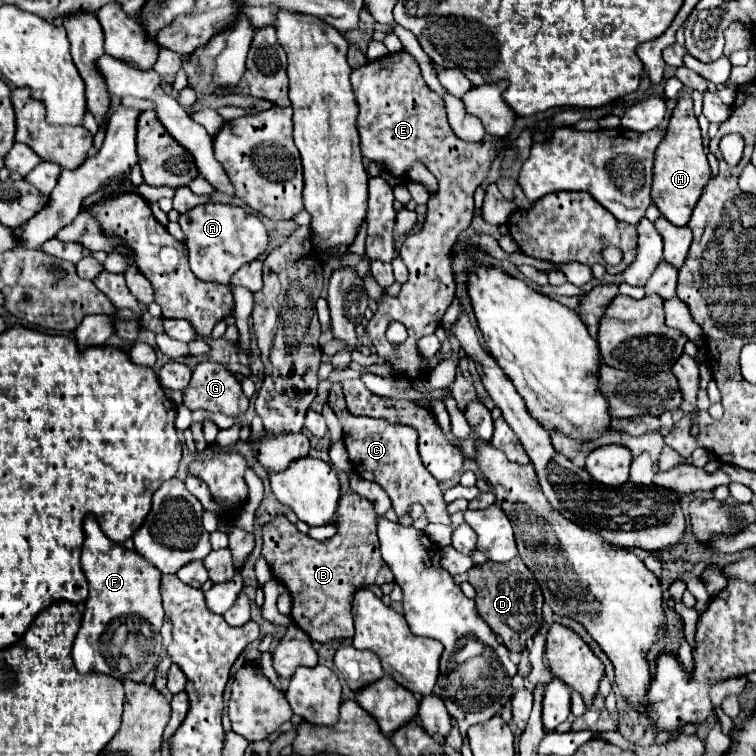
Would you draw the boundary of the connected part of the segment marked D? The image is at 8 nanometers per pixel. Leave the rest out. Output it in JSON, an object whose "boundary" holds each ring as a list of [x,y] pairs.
{"boundary":[[[516,557],[510,563],[486,561],[484,565],[474,565],[468,571],[468,583],[476,589],[474,601],[480,617],[502,639],[502,643],[510,651],[520,653],[522,649],[526,649],[530,639],[542,625],[542,591],[524,561]]]}

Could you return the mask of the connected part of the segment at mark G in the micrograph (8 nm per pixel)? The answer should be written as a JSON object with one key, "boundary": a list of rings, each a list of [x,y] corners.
{"boundary":[[[204,361],[194,367],[182,397],[190,411],[204,409],[210,413],[240,417],[248,409],[248,397],[242,393],[240,381],[226,369],[226,365],[214,361]]]}

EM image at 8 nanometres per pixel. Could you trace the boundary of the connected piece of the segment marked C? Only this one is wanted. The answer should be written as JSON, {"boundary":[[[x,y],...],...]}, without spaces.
{"boundary":[[[342,395],[328,399],[328,403],[336,411],[340,423],[344,427],[344,445],[348,449],[354,471],[362,479],[378,483],[388,493],[396,515],[404,517],[410,513],[410,507],[414,503],[420,503],[424,507],[426,519],[430,523],[448,525],[450,517],[446,513],[446,501],[442,499],[442,491],[440,491],[436,479],[432,479],[432,475],[428,475],[428,471],[424,471],[424,463],[420,463],[420,455],[416,455],[416,429],[400,427],[400,423],[388,423],[386,419],[352,415],[348,411]]]}

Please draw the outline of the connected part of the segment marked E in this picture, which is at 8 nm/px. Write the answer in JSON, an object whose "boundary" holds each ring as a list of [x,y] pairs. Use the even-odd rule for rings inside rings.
{"boundary":[[[406,51],[352,69],[350,81],[356,93],[356,103],[360,105],[358,129],[362,135],[362,155],[380,163],[392,177],[401,178],[410,171],[410,165],[424,163],[438,179],[438,191],[428,201],[428,221],[424,221],[420,231],[408,235],[400,249],[400,257],[406,263],[410,277],[402,285],[398,297],[382,297],[378,313],[366,325],[366,335],[376,347],[376,353],[386,357],[398,375],[416,379],[424,373],[424,361],[416,349],[416,341],[440,327],[442,315],[454,299],[456,281],[450,257],[452,245],[458,233],[472,223],[472,195],[488,175],[488,169],[498,155],[498,147],[492,143],[466,143],[452,131],[442,97],[424,83],[416,59]],[[390,321],[400,321],[408,329],[408,339],[398,349],[394,349],[384,335]]]}

